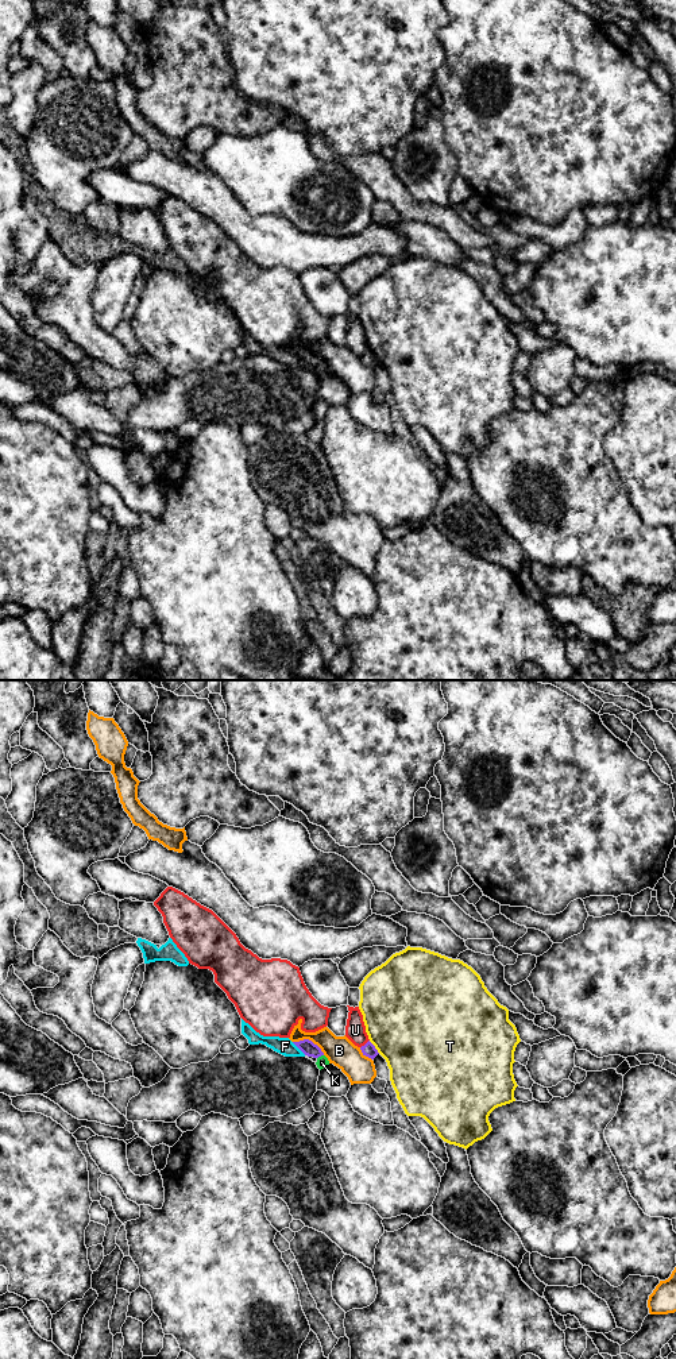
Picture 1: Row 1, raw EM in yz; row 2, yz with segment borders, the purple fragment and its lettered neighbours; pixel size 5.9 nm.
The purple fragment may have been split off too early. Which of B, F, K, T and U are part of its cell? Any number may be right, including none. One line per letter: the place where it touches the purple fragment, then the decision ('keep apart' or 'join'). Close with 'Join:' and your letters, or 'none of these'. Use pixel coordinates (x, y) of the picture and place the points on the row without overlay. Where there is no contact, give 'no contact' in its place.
B: contact yz (308, 348); keep apart
F: contact yz (298, 356); keep apart
K: contact yz (320, 365); keep apart
T: contact yz (374, 356); keep apart
U: contact yz (366, 352); keep apart
Join: none of these

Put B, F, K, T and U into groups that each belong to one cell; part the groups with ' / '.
B / F K / T / U

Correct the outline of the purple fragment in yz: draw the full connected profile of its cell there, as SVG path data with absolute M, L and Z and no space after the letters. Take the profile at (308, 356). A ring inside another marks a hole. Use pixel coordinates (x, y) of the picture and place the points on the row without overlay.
M309 348L293 351L305 364L318 367L324 364L321 358Z

